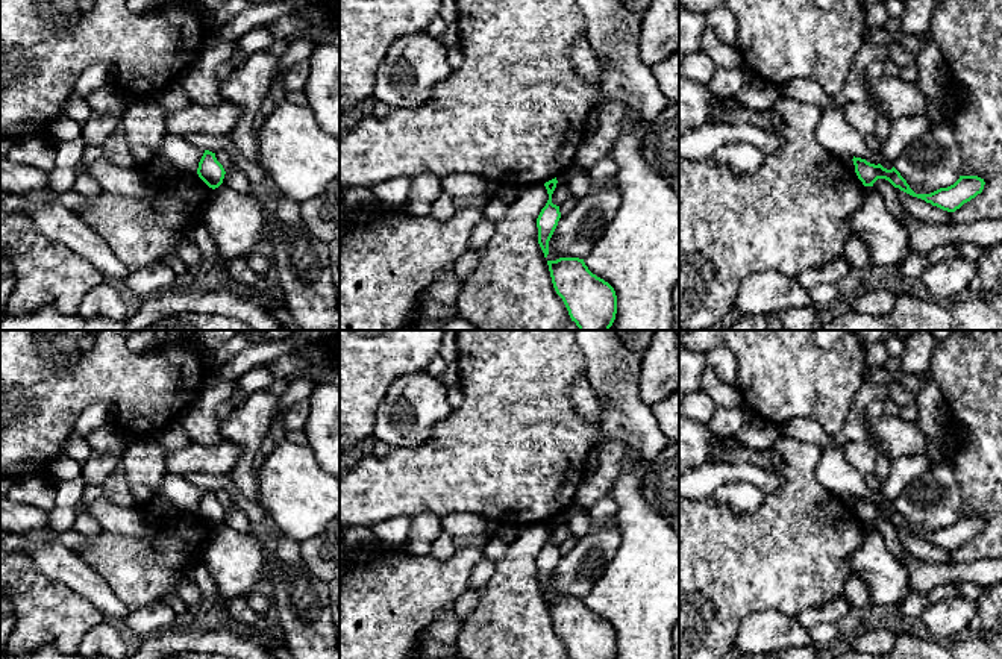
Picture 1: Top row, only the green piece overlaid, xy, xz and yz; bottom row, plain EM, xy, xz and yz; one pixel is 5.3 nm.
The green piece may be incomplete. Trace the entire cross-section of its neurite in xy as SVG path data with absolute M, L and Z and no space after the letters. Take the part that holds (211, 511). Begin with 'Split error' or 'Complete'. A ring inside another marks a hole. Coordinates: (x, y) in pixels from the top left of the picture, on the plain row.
Complete. M205 489L199 501L197 514L209 527L215 529L223 523L226 511L217 500L215 492Z

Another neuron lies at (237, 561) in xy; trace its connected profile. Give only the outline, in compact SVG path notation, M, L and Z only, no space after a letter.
M220 524L214 529L202 561L212 576L218 595L233 598L249 595L264 577L265 548L250 533L241 533Z

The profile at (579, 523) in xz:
M576 504L565 509L567 524L570 527L570 536L581 539L585 536L591 527L591 518L588 512L582 512L576 508Z

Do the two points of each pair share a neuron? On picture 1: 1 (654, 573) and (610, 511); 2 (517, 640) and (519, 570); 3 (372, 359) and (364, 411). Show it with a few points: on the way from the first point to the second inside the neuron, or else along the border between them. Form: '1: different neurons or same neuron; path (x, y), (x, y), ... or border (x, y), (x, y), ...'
1: different neurons; border (608, 494), (616, 502), (614, 518)
2: same neuron; path (517, 623), (517, 587)
3: same neuron; path (364, 371), (364, 399)

